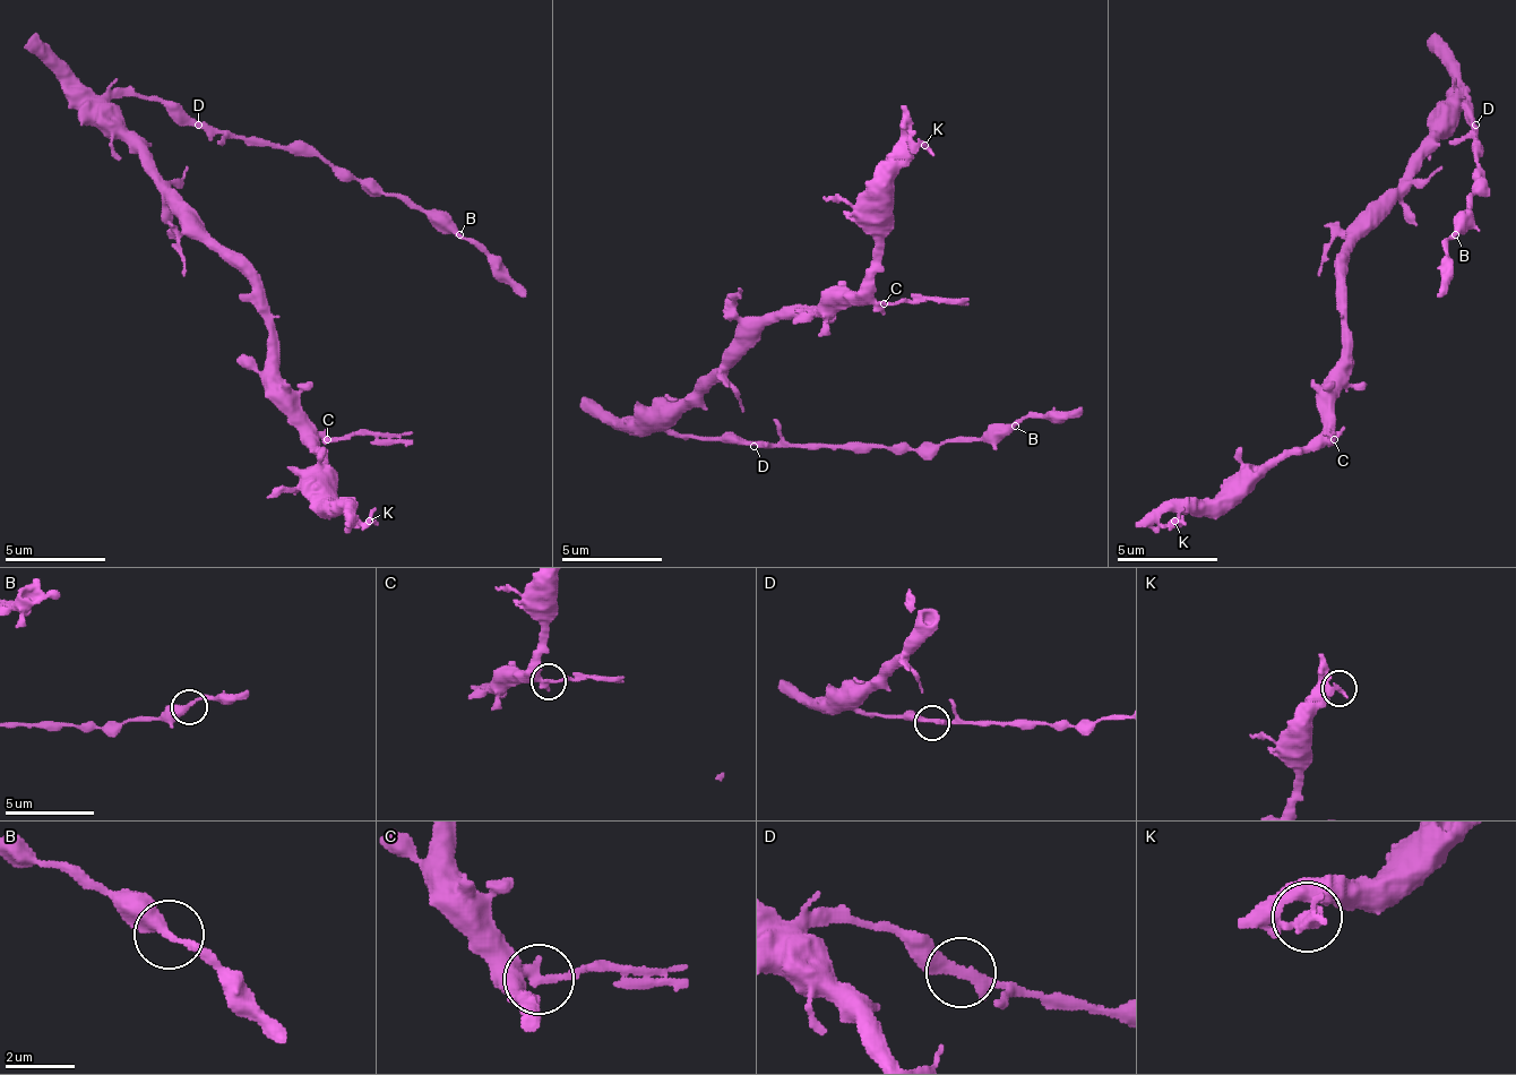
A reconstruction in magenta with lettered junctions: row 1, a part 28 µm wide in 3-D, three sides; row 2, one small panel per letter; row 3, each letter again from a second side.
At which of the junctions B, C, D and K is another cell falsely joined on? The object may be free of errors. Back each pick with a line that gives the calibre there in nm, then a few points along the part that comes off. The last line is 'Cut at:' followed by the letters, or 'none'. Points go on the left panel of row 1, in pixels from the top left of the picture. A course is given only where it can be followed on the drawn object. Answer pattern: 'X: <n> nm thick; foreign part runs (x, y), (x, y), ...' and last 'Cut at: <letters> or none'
C: 300 nm thick; foreign part runs (328, 440), (398, 436), (414, 446)
Cut at: C

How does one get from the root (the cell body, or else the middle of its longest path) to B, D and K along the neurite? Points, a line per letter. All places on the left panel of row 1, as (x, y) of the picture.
B: (147, 164), (112, 104), (122, 94), (173, 100), (248, 139), (313, 145), (459, 234)
D: (147, 164), (147, 149), (122, 125), (122, 114), (112, 104), (122, 94), (173, 100), (198, 125)
K: (147, 164), (157, 185), (253, 280), (253, 304), (268, 330), (268, 385), (318, 446), (318, 481), (369, 521)

